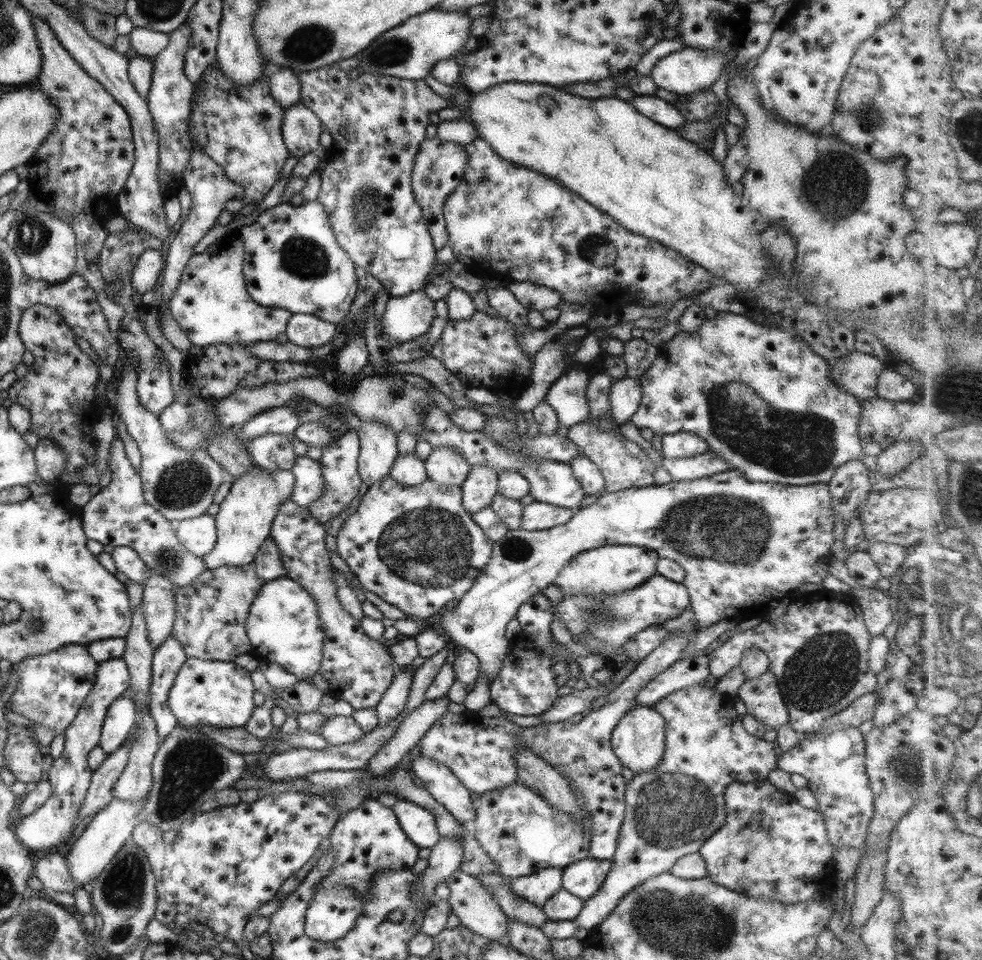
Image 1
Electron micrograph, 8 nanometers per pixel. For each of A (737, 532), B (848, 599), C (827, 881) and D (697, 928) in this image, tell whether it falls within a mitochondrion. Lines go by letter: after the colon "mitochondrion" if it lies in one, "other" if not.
A: mitochondrion
B: other
C: other
D: mitochondrion

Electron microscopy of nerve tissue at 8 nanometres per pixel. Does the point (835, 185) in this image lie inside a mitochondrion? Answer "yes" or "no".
yes

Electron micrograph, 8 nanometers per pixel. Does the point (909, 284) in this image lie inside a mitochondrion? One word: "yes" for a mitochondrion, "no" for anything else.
no

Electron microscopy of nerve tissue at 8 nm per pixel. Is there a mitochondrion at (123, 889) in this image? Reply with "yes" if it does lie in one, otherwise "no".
yes

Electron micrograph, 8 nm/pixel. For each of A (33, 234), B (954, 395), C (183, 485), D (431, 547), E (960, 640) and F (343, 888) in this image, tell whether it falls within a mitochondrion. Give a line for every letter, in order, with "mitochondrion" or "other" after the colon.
A: mitochondrion
B: other
C: mitochondrion
D: mitochondrion
E: mitochondrion
F: mitochondrion

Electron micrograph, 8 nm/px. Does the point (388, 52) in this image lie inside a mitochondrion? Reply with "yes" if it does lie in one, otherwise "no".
yes

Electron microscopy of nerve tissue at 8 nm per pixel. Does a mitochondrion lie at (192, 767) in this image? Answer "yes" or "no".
yes

